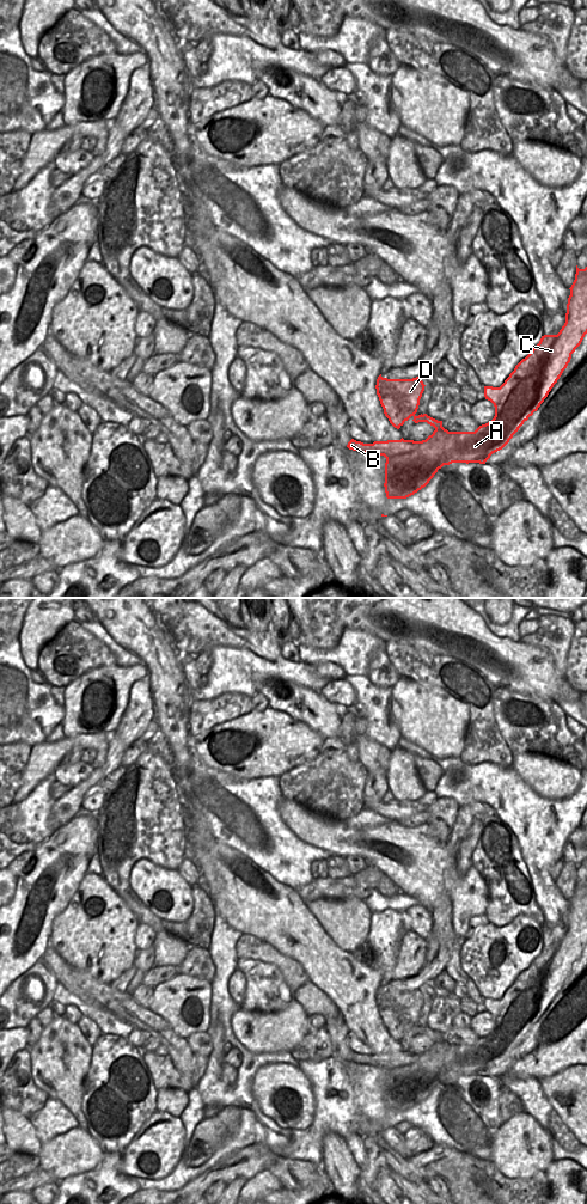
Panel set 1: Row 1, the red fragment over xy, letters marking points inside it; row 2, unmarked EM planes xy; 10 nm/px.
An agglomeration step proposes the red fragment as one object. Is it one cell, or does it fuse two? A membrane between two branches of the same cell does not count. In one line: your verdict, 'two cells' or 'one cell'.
one cell

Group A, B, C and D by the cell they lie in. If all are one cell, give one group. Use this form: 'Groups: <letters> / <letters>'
Groups: A B C D

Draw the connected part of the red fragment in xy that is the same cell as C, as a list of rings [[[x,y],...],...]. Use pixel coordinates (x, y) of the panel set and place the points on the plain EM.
[[[576,878],[575,892],[569,902],[570,907],[567,916],[565,935],[560,945],[557,947],[542,948],[539,955],[515,978],[514,983],[500,1000],[484,998],[484,1009],[494,1016],[495,1028],[490,1034],[479,1038],[475,1044],[448,1044],[442,1039],[442,1033],[438,1033],[427,1026],[416,1028],[415,1026],[417,1025],[420,1012],[426,998],[418,989],[412,991],[387,991],[383,990],[381,986],[378,989],[375,997],[377,1007],[384,1021],[385,1028],[395,1040],[399,1041],[411,1028],[414,1029],[412,1033],[415,1035],[427,1034],[435,1040],[433,1046],[422,1053],[404,1052],[402,1050],[400,1052],[374,1053],[373,1056],[363,1056],[354,1051],[348,1055],[347,1059],[349,1062],[357,1063],[360,1065],[384,1068],[386,1070],[384,1099],[387,1111],[406,1111],[414,1107],[424,1100],[438,1082],[444,1077],[450,1077],[452,1075],[485,1076],[490,1068],[502,1062],[524,1037],[524,1034],[538,1022],[570,974],[571,966],[581,957],[585,947],[587,946],[587,879],[585,881],[579,881]]]

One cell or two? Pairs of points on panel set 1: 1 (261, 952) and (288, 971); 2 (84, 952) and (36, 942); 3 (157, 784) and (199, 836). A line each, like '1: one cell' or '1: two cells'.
1: one cell
2: two cells
3: two cells

